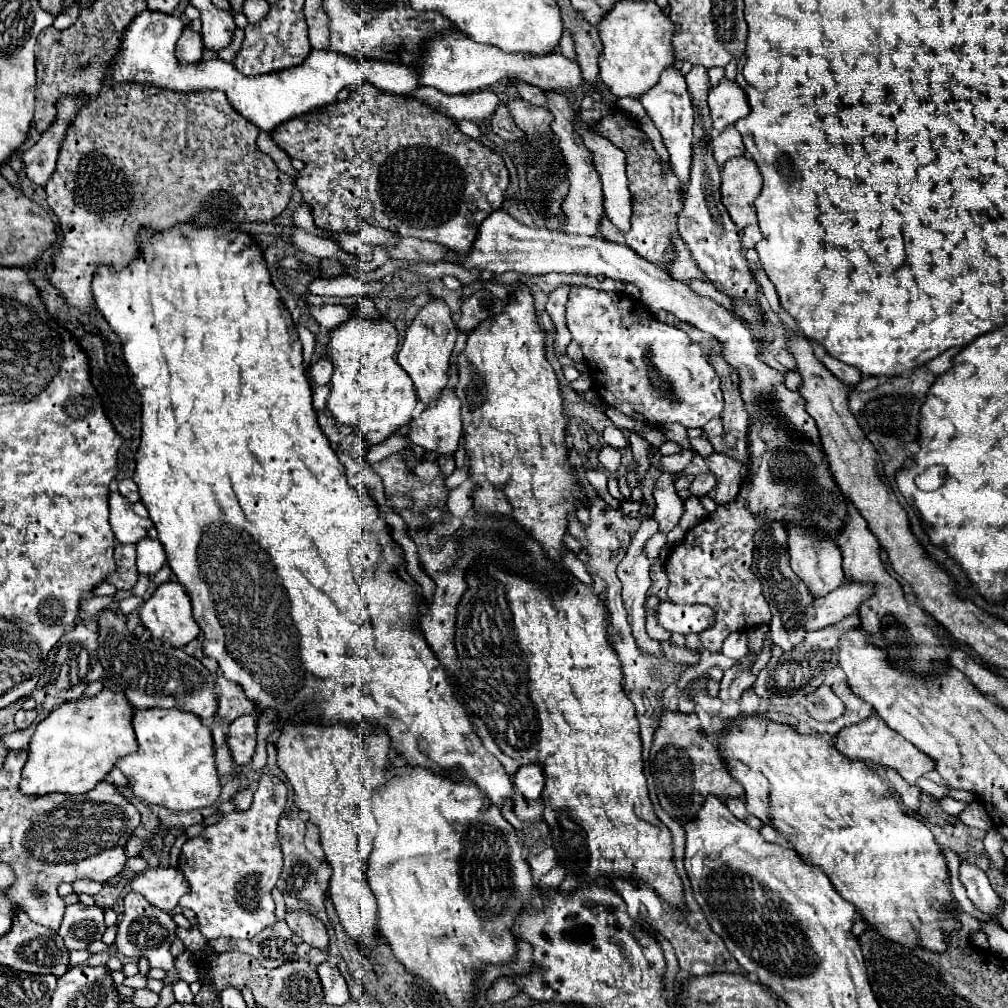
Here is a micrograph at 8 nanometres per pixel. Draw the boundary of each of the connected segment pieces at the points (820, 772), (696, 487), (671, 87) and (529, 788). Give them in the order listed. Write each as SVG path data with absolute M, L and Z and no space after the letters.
M762 715L728 719L720 731L718 747L726 769L737 781L740 781L738 777L748 774L751 767L770 781L770 823L790 839L804 839L810 849L804 861L818 865L834 889L846 901L854 903L858 913L874 925L880 935L910 947L920 945L930 951L946 949L946 933L960 929L960 923L956 923L956 901L946 885L948 867L944 855L932 831L902 811L890 787L874 769L864 761L840 755L822 735L802 735L796 727L774 723Z
M702 473L694 479L694 483L690 485L690 491L694 497L702 497L702 495L708 495L714 485L716 485L716 477L712 473Z
M668 67L668 71L664 71L660 75L660 81L656 87L652 87L646 95L640 97L644 109L648 111L650 119L654 121L654 125L660 129L662 133L662 139L664 139L664 145L670 153L670 167L674 171L674 175L678 177L680 181L680 187L678 191L684 193L686 189L686 183L690 179L690 165L692 165L692 141L694 141L694 107L690 103L690 95L686 91L686 79L682 77L682 73L676 69L676 67Z
M524 765L514 775L514 783L526 801L536 801L544 789L544 771L536 765Z

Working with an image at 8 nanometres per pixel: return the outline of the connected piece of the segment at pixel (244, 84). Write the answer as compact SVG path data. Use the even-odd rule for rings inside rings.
M144 11L130 23L128 31L124 31L120 53L118 53L120 57L114 59L116 65L106 75L106 79L110 83L144 83L144 85L156 85L172 91L220 89L226 93L232 107L244 119L250 119L250 123L254 123L258 129L268 133L276 129L276 125L284 123L286 119L292 119L316 107L334 103L338 91L354 83L370 81L380 91L398 93L398 95L408 95L420 87L418 73L410 67L388 63L388 61L380 63L380 61L352 59L348 55L340 55L332 51L312 51L308 59L298 67L292 67L288 71L258 75L258 77L240 75L228 61L222 61L222 59L182 64L176 59L176 53L174 53L176 41L182 29L184 29L184 23L174 15Z

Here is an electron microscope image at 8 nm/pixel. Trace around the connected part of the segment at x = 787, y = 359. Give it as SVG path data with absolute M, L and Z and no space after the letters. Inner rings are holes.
M780 347L780 349L778 349L778 361L780 361L784 367L788 367L790 371L796 369L796 359L794 359L794 355L790 353L788 347Z

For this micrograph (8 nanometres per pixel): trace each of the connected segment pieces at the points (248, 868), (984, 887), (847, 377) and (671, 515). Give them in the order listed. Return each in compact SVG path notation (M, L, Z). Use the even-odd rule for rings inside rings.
M262 775L258 789L254 793L252 807L242 813L224 815L218 823L206 827L200 837L184 843L184 849L178 859L178 869L190 883L190 893L180 899L184 909L192 909L200 921L200 933L206 939L252 939L262 929L276 923L274 915L274 899L270 895L282 871L282 851L276 835L278 819L286 807L286 785L276 775Z
M960 859L960 881L968 891L968 897L972 899L972 903L982 913L998 915L1000 911L998 907L1002 905L1002 899L990 887L990 881L982 869L978 869L974 863L968 863L966 859Z
M826 355L822 363L826 365L826 369L828 369L832 375L836 375L836 377L838 377L842 383L846 383L846 385L858 385L858 383L862 381L862 373L860 373L856 367L846 365L846 363L830 357L830 355Z
M662 473L654 487L656 507L652 517L658 521L662 533L668 533L672 527L676 527L684 513L684 501L678 497L674 487L676 479L678 479L678 473Z

